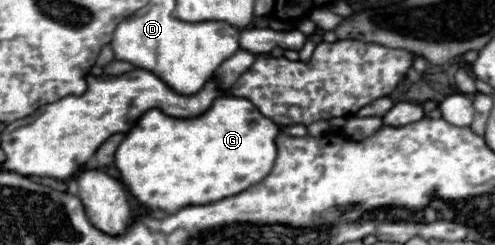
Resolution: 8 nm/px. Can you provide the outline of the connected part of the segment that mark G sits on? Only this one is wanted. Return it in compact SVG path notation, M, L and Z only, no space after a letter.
M222 94L204 114L194 118L172 118L162 110L148 110L126 134L124 142L116 150L114 164L122 174L124 186L130 190L132 196L136 196L140 204L174 214L184 206L210 204L240 194L256 182L264 180L276 160L278 132L280 126L260 114L260 110L252 102L232 94Z

